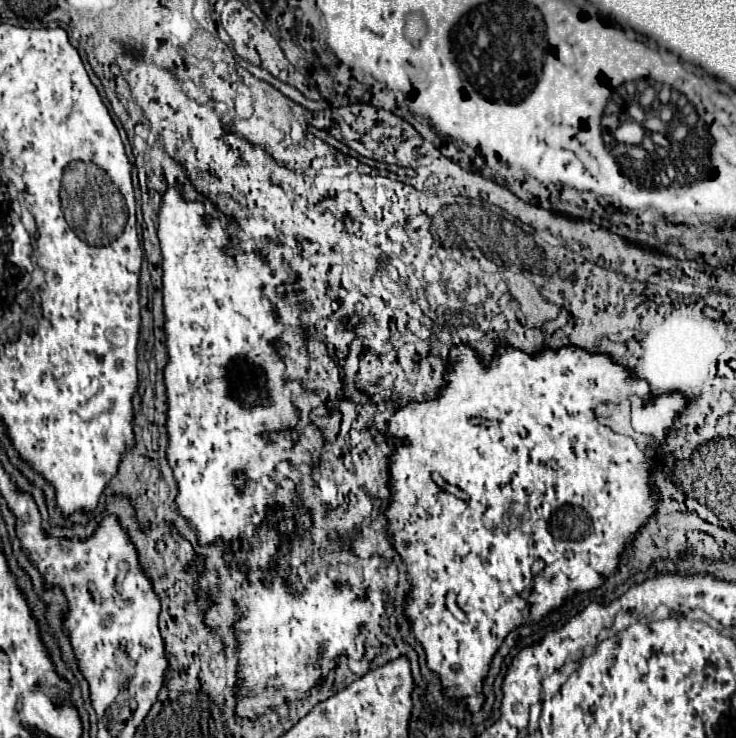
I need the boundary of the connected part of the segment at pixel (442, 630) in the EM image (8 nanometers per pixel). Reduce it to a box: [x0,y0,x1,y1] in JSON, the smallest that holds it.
[386,344,688,712]

